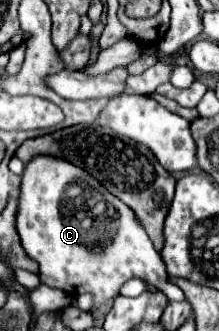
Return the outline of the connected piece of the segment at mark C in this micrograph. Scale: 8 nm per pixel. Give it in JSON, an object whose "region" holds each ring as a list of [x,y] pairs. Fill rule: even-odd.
{"region":[[[38,155],[36,159],[30,159],[26,163],[20,183],[16,231],[20,235],[26,255],[40,265],[40,279],[44,285],[74,295],[92,293],[96,307],[100,307],[108,299],[114,299],[120,287],[132,277],[146,279],[156,289],[164,291],[170,301],[186,299],[184,291],[178,285],[168,283],[166,265],[160,253],[154,249],[144,227],[136,225],[134,211],[126,207],[120,199],[116,199],[106,187],[102,187],[98,179],[92,179],[92,175],[68,163],[66,159],[52,159],[52,155]]]}

